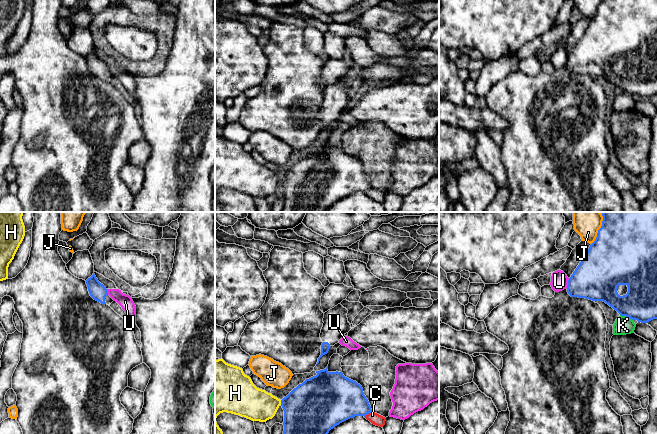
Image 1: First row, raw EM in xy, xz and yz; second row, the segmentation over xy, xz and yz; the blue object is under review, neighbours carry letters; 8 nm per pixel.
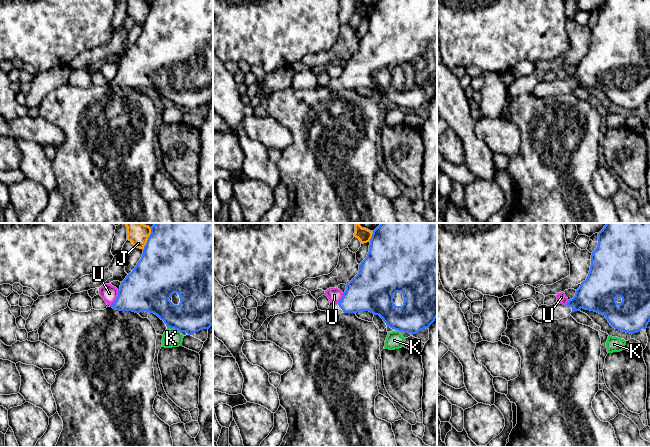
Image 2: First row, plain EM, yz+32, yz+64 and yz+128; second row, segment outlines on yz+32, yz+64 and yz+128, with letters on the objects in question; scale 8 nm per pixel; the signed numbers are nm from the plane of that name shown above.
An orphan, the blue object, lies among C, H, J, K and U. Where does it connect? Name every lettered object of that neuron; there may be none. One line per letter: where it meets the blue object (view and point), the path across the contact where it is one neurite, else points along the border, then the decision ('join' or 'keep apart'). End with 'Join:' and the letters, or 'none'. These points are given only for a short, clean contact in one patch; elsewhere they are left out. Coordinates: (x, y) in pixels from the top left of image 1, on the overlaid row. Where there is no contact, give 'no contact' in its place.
C: xz (368, 413) | keep apart
H: xz (281, 402) | keep apart
J: yz (599, 229) | keep apart
K: yz (627, 316) | along yz (620, 314), (633, 320) | keep apart
U: yz (568, 283) | along yz (569, 278), (566, 287) | keep apart
Join: none

